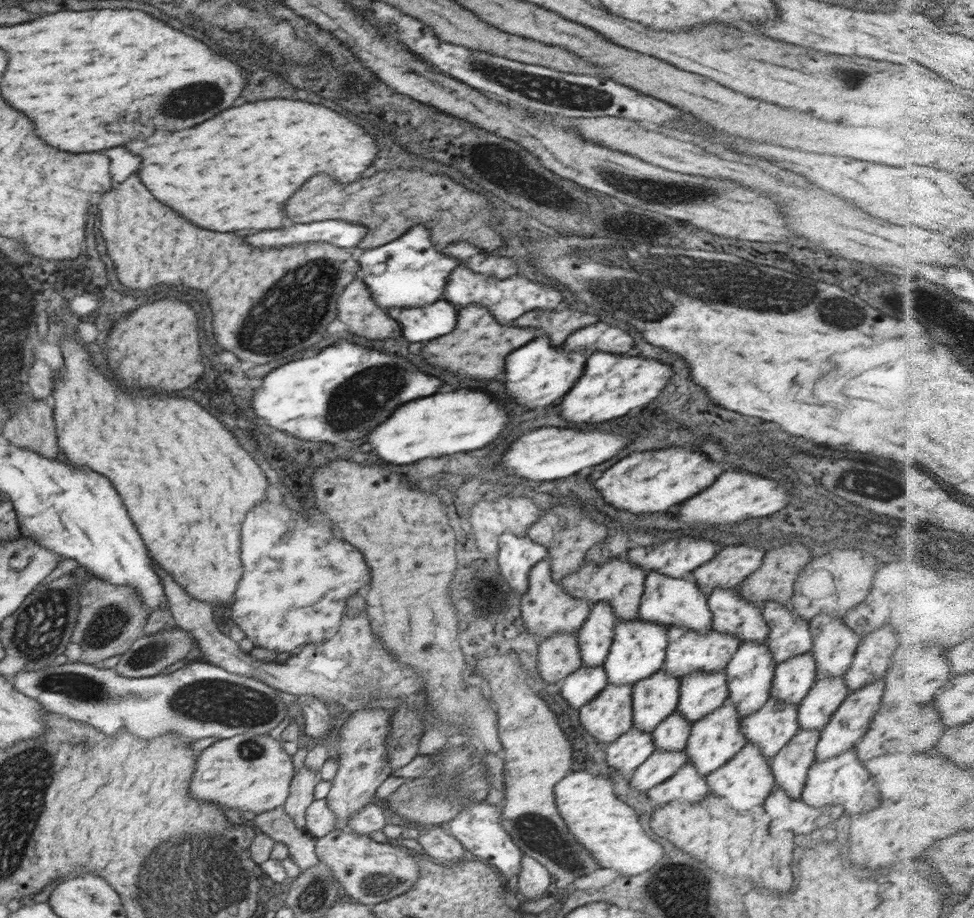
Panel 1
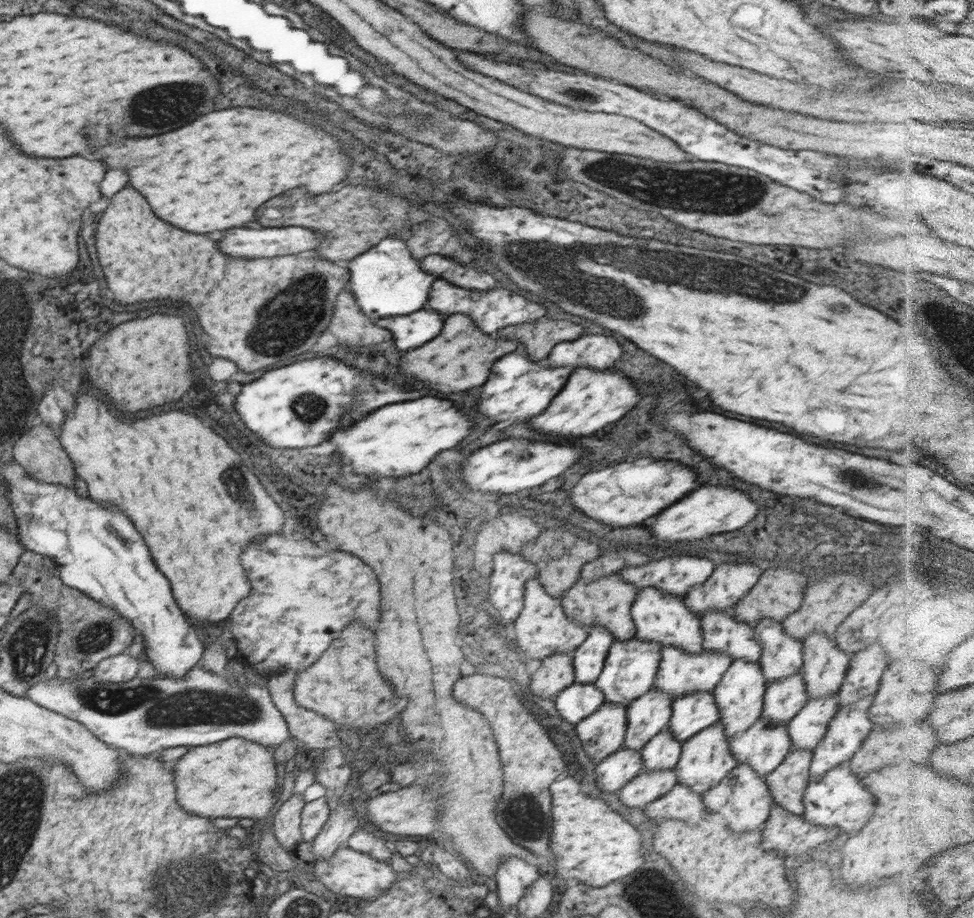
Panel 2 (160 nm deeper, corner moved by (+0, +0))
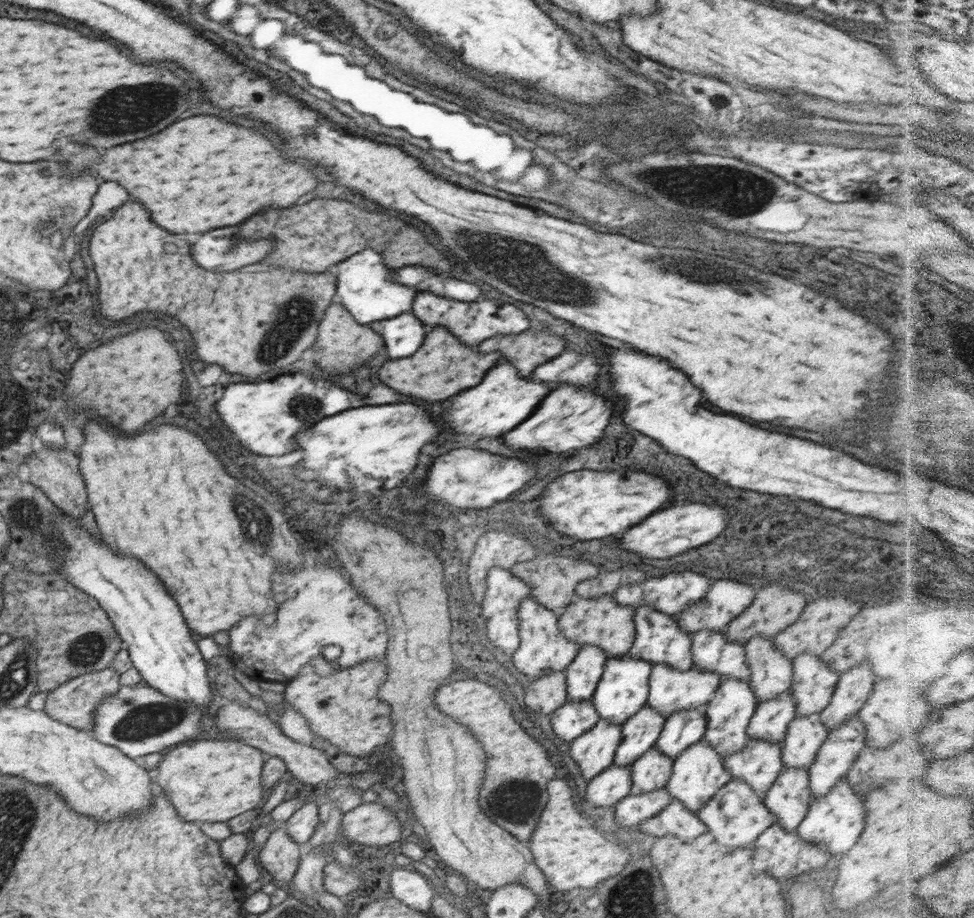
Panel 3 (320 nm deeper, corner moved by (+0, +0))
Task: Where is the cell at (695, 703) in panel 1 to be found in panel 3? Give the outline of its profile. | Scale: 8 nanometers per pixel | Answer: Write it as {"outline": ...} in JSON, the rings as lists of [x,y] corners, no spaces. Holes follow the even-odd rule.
{"outline":[[[685,708],[671,714],[656,741],[655,748],[674,760],[690,745],[703,740],[708,721],[703,708]]]}

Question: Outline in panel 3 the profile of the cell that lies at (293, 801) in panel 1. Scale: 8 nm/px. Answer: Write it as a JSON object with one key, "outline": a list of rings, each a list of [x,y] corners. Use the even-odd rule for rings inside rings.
{"outline":[[[281,819],[276,826],[277,829],[271,833],[257,857],[266,879],[285,887],[287,882],[293,880],[299,867],[302,846],[288,836],[285,819]]]}

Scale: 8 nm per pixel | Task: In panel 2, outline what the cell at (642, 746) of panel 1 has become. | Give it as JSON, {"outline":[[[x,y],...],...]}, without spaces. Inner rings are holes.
{"outline":[[[621,747],[596,765],[596,784],[604,792],[620,791],[642,772],[642,768],[641,751]]]}

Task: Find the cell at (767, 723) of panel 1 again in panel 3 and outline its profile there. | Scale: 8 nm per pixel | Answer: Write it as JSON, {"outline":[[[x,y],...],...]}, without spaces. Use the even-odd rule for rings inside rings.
{"outline":[[[749,738],[747,745],[742,750],[723,759],[724,768],[733,778],[746,781],[757,793],[764,797],[784,769],[781,759],[781,746],[782,743]]]}

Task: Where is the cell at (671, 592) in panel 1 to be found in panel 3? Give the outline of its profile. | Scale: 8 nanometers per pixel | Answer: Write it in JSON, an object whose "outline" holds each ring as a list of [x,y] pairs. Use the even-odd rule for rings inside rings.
{"outline":[[[648,605],[635,608],[635,639],[628,656],[648,661],[654,665],[669,665],[678,670],[688,670],[694,664],[692,654],[692,633],[681,630],[677,620],[660,613]]]}

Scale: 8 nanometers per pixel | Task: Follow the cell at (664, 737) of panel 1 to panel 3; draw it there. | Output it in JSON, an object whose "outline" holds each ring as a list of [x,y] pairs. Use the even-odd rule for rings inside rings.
{"outline":[[[655,747],[647,750],[630,765],[632,781],[630,794],[652,792],[658,788],[665,788],[672,767],[673,760],[669,756]]]}

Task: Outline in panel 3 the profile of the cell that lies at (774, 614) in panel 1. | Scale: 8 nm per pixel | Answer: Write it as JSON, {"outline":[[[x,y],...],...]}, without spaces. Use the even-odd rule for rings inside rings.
{"outline":[[[757,634],[749,639],[745,648],[746,665],[751,672],[748,681],[758,703],[790,690],[792,661],[774,647],[772,639]]]}

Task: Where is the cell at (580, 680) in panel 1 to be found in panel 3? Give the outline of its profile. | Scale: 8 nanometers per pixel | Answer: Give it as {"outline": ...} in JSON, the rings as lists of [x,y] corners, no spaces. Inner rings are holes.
{"outline":[[[591,698],[588,700],[567,700],[551,715],[554,733],[570,744],[575,738],[590,731],[601,719]]]}

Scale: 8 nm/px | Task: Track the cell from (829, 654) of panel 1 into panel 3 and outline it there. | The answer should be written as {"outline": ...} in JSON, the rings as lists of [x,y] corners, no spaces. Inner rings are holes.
{"outline":[[[800,653],[792,661],[791,695],[797,716],[821,713],[832,698],[840,673],[812,653]]]}

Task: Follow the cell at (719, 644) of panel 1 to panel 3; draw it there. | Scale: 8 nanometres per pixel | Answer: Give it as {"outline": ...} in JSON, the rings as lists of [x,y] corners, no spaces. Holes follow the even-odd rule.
{"outline":[[[654,665],[649,676],[647,705],[667,719],[685,708],[705,707],[713,699],[720,683],[720,677],[715,672],[702,672],[693,667],[682,671],[669,665]]]}

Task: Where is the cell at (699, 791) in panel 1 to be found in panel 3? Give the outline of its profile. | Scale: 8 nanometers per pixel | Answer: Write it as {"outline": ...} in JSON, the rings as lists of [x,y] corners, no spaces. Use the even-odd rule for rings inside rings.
{"outline":[[[675,798],[656,816],[641,822],[644,834],[652,834],[655,838],[673,834],[683,842],[692,842],[698,835],[707,831],[706,825]]]}

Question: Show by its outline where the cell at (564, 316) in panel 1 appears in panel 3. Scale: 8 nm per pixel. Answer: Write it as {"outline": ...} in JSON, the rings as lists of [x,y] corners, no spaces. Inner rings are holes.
{"outline":[[[530,328],[518,334],[509,334],[508,336],[492,336],[483,340],[479,344],[479,352],[488,354],[489,352],[499,352],[501,354],[500,361],[509,362],[516,368],[518,376],[528,376],[537,366],[548,362],[552,358],[556,358],[564,351],[565,340],[558,335],[550,335],[550,331],[544,333],[534,332]]]}

